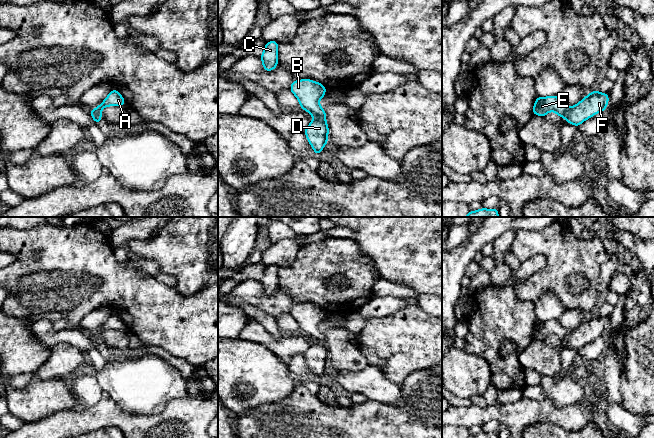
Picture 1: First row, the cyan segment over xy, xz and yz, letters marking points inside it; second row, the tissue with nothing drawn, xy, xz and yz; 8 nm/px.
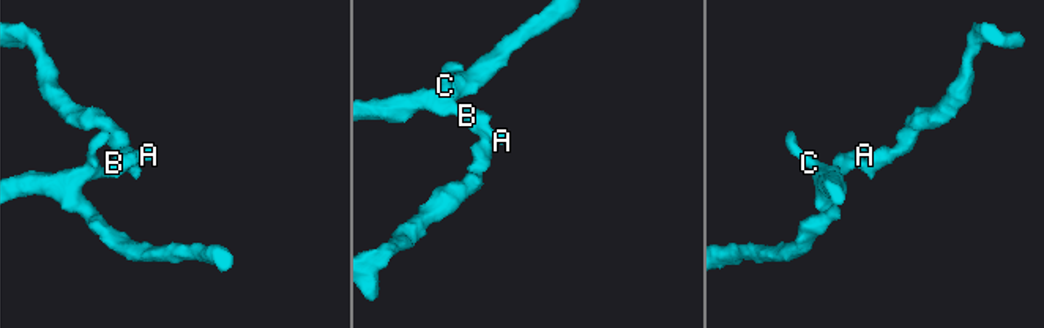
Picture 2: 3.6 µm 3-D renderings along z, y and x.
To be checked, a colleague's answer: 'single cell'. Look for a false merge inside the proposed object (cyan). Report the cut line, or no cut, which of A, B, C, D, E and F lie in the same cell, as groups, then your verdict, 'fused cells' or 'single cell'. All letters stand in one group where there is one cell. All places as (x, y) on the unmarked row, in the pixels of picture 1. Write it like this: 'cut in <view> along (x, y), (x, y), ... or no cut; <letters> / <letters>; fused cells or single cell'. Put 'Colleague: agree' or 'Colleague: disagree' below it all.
cut in xz along (314, 340), (324, 344); A B C E / D F; fused cells
Colleague: disagree

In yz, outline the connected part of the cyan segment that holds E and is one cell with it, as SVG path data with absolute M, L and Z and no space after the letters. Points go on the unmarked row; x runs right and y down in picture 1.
M557 319L549 321L537 321L532 337L545 341L549 335L554 335L559 341L566 341L568 331Z

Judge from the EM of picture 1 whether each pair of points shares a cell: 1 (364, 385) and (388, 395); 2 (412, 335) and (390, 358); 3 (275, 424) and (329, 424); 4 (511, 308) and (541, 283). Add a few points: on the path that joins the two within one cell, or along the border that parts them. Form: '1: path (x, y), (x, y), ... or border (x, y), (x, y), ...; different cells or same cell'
1: path (370, 385), (375, 385), (382, 390); same cell
2: path (406, 341), (396, 352); same cell
3: path (288, 424), (316, 424); same cell
4: border (513, 286), (520, 300), (531, 300), (534, 303); different cells

